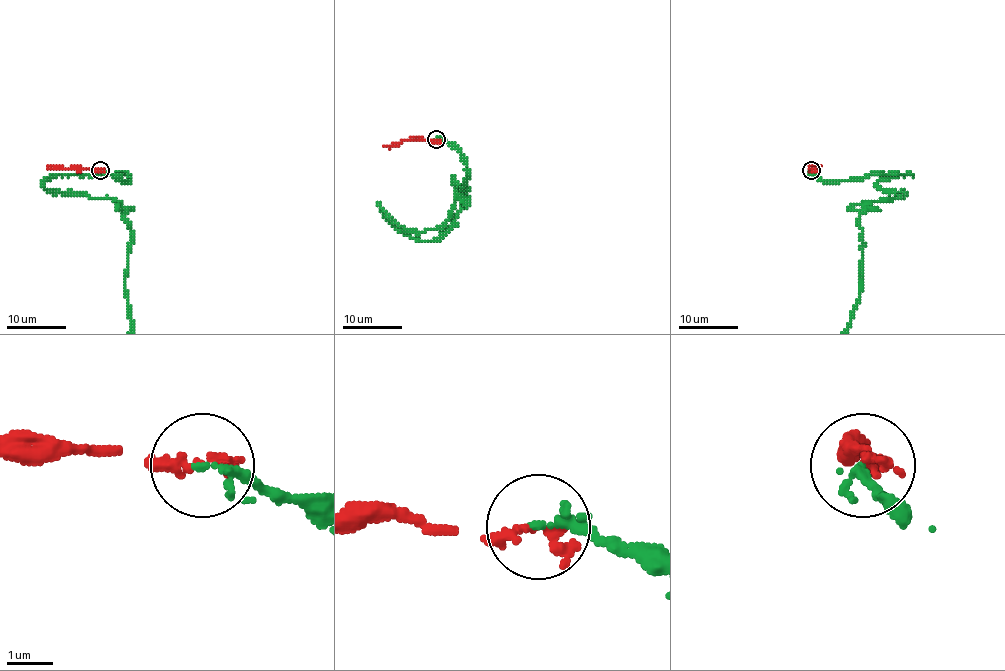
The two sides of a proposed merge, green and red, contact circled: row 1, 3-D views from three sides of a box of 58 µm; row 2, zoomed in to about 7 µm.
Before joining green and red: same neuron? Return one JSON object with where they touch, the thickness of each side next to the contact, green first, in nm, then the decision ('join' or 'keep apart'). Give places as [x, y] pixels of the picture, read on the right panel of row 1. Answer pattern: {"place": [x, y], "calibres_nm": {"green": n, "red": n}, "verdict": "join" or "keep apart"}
{"place": [811, 170], "calibres_nm": {"green": 130, "red": 240}, "verdict": "join"}

